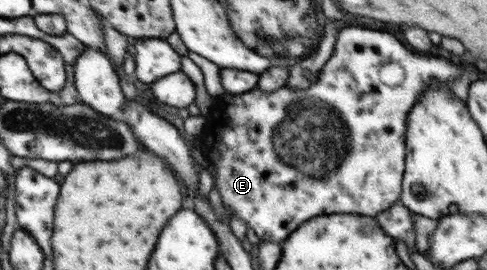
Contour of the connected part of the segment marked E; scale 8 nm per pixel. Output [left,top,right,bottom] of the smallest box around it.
[199,27,463,242]

